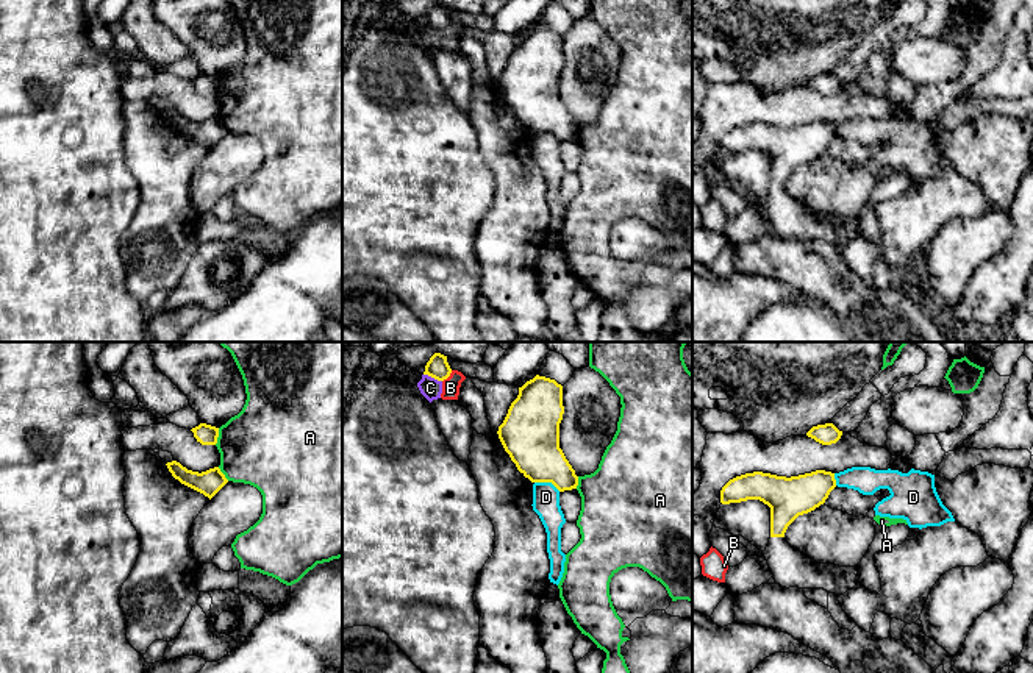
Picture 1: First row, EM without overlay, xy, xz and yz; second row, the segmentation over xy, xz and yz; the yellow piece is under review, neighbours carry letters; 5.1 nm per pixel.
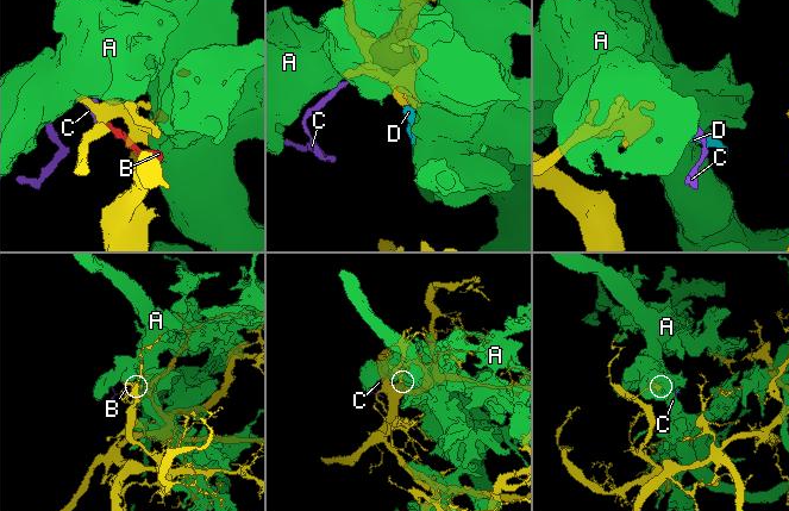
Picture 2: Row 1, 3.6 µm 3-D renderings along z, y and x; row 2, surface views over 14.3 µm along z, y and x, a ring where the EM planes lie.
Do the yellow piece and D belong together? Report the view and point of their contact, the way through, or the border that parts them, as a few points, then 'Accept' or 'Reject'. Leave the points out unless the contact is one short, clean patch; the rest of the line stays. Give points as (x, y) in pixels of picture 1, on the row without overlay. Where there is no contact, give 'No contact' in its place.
Touches yellow at xz (547, 131). Boundary: xz (535, 131), (550, 131), (560, 141). Reject

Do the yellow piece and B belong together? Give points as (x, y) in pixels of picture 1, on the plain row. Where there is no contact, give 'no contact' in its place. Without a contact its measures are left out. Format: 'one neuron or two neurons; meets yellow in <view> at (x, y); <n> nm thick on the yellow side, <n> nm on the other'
two neurons; meets yellow in xz at (447, 27); 120 nm thick on the yellow side, 100 nm on the other

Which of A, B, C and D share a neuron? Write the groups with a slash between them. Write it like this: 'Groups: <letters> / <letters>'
Groups: A / B C / D

